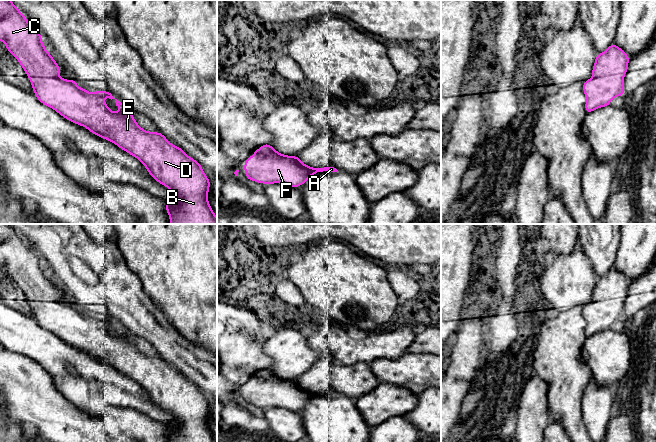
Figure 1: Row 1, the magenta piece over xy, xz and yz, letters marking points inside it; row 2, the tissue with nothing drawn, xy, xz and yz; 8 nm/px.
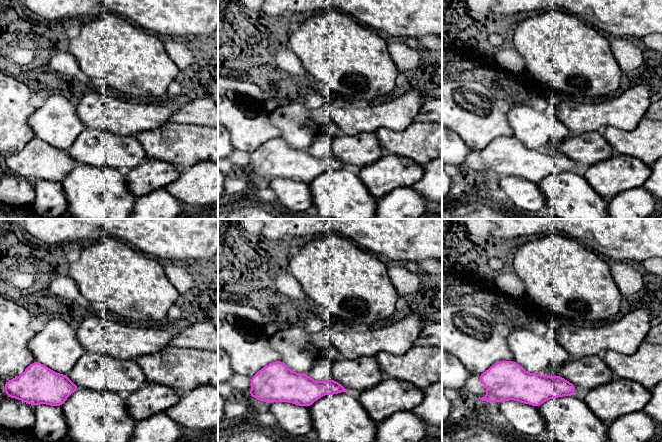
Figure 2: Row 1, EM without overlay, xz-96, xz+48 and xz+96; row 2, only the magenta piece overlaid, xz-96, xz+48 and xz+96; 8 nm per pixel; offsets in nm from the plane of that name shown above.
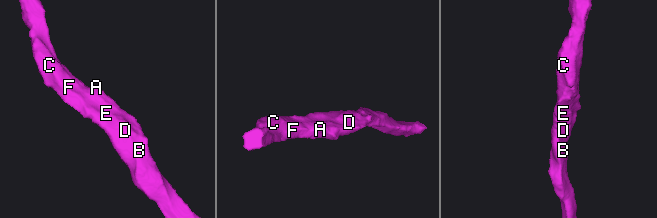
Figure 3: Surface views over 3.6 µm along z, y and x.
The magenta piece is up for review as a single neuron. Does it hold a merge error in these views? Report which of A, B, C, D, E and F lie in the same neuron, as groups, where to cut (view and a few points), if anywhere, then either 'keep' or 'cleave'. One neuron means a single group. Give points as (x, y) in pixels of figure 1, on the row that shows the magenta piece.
A B C D E F; no cut; keep

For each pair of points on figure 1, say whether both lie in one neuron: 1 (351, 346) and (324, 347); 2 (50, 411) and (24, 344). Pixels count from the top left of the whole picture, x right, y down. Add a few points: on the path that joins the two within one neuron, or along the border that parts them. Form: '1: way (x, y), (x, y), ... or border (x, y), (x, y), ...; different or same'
1: way (344, 346), (331, 346); same
2: border (10, 350), (28, 356), (48, 373); different

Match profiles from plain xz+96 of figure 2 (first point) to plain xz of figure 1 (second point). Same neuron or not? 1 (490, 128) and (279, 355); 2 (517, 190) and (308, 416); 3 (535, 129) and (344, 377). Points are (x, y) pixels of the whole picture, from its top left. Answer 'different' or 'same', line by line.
1: different
2: different
3: different

